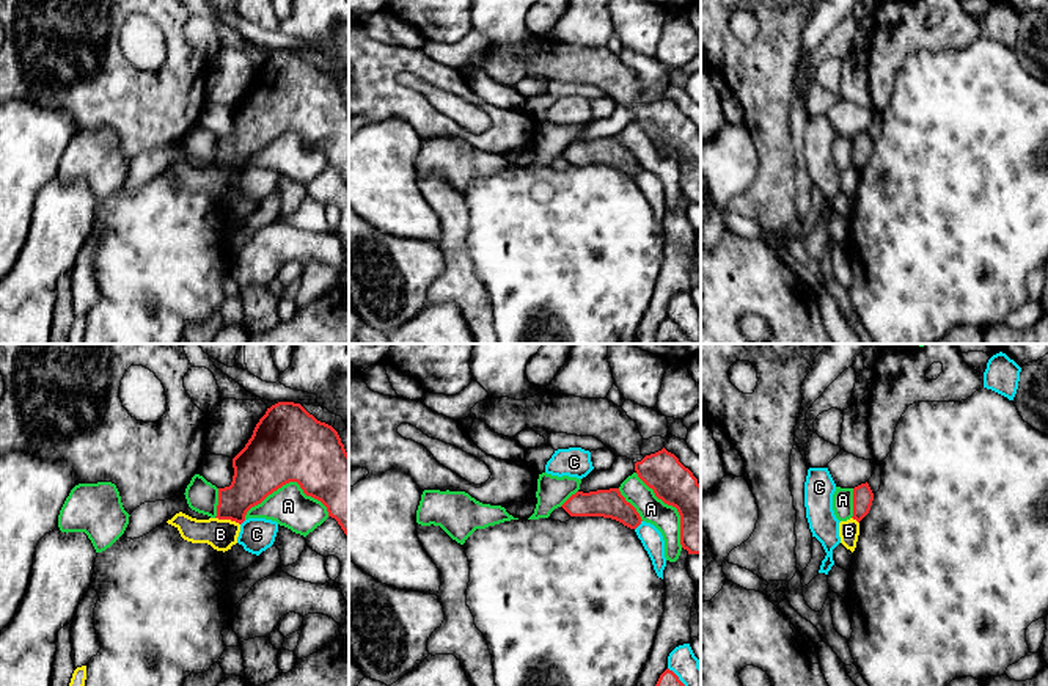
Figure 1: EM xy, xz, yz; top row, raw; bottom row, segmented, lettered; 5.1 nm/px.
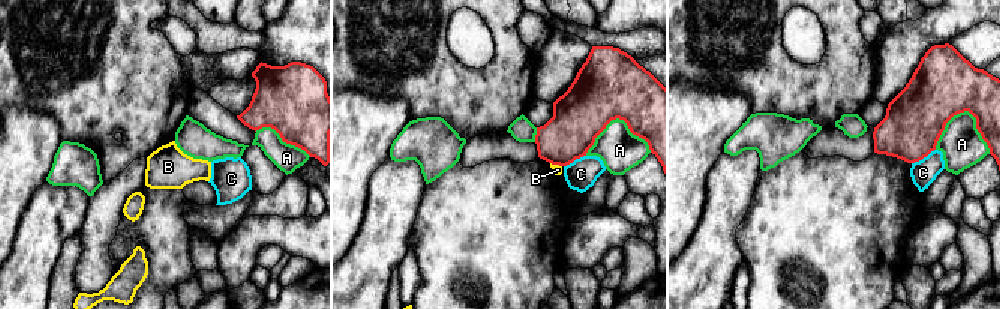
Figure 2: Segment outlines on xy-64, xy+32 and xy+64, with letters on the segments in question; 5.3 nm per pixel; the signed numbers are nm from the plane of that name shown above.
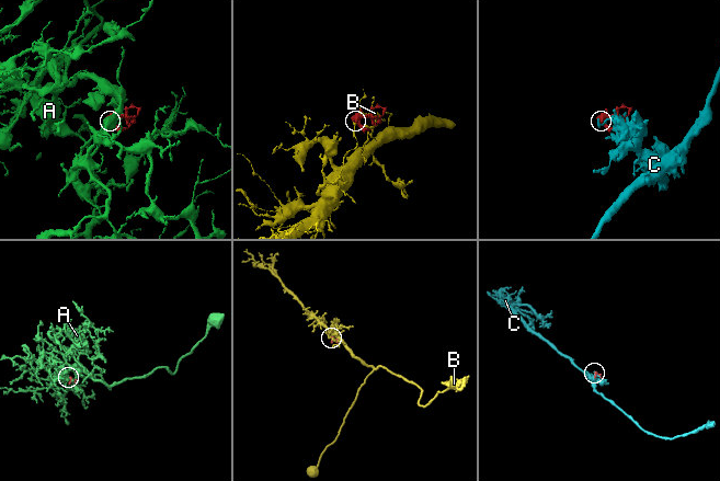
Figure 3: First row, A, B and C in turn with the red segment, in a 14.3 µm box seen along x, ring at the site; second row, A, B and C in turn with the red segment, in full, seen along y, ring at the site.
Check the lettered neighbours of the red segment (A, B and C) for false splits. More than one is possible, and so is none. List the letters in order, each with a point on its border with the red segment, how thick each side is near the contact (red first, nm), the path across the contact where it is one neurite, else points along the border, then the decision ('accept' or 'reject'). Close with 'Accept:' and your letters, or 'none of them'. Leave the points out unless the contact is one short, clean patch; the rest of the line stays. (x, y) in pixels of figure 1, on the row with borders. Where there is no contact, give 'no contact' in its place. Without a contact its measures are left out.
A: meets red in xy at (286, 482); 380 nm thick on the red side, 200 nm on the other; reject
B: meets red in xy at (228, 518); 220 nm thick on the red side, 160 nm on the other; reject
C: meets red in xz at (640, 523); 140 nm thick on the red side, 110 nm on the other; reject
Accept: none of them

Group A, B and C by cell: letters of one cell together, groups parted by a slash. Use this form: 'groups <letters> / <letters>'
groups A / B / C

